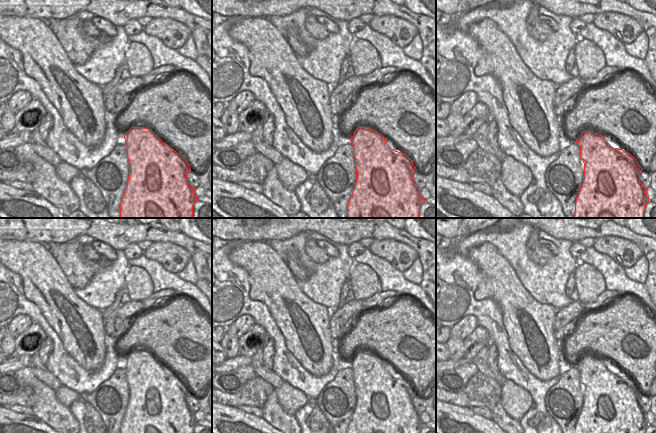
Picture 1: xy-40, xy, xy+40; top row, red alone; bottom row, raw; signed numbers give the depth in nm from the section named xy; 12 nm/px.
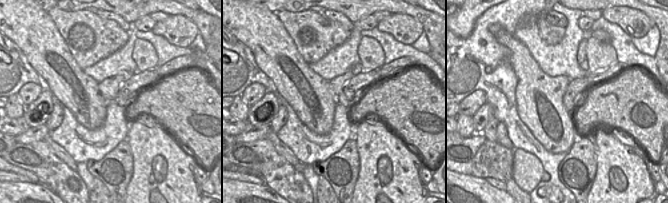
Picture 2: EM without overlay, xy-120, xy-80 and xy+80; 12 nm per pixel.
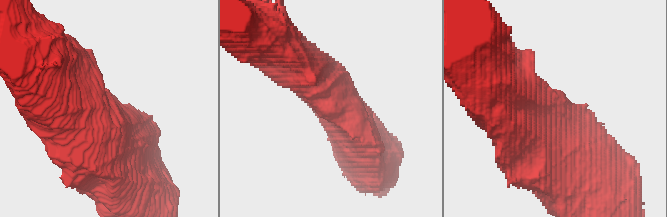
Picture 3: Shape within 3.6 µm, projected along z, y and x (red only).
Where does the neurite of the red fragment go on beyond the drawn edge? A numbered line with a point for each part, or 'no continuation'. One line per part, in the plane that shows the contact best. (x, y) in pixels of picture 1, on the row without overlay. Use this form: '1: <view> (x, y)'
no continuation

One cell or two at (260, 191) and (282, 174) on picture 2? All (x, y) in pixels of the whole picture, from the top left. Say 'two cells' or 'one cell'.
two cells

